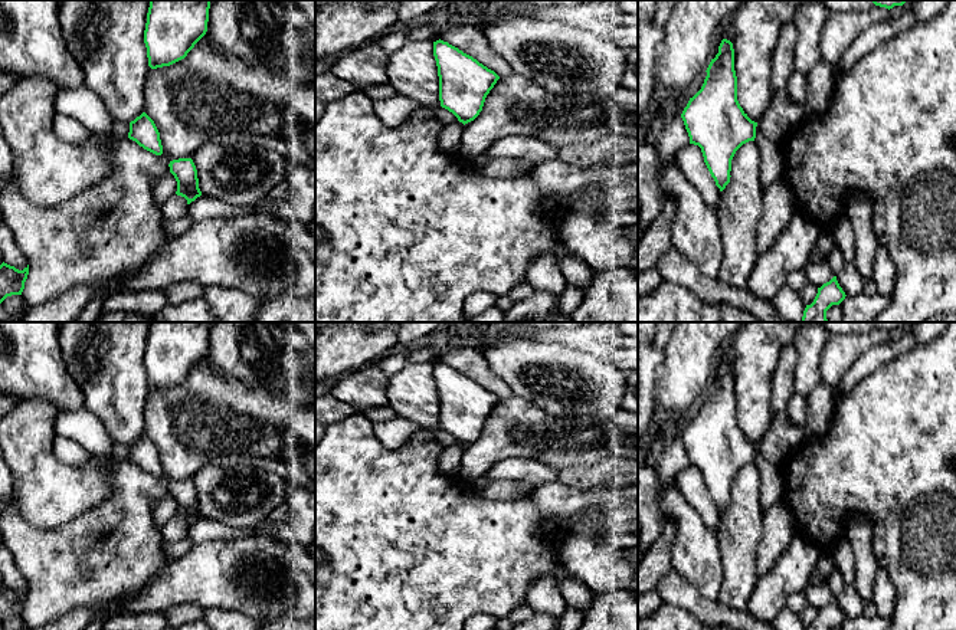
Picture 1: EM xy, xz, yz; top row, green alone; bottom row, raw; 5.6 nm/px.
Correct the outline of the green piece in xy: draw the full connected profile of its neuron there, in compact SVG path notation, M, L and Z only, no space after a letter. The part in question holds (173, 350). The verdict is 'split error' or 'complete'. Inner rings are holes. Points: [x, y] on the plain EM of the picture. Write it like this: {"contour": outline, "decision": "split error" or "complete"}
{"contour": "M150 322L144 365L151 391L187 378L206 357L210 322Z", "decision": "complete"}

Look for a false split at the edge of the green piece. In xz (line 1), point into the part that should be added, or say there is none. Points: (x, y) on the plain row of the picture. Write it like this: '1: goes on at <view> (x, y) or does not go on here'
1: does not go on here

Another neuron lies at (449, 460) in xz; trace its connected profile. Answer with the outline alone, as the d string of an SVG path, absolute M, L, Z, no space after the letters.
M456 443L443 447L439 456L439 473L449 479L461 479L459 469L462 460L464 446Z

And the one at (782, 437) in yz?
M783 411L770 419L769 429L757 447L767 462L775 466L783 466L805 440L805 427L792 424Z

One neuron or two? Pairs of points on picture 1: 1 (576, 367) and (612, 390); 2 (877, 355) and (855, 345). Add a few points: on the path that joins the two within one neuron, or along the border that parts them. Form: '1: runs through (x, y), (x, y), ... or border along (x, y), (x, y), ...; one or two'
1: runs through (583, 377), (598, 391), (602, 391); one
2: border along (890, 340), (871, 347), (844, 376); two

